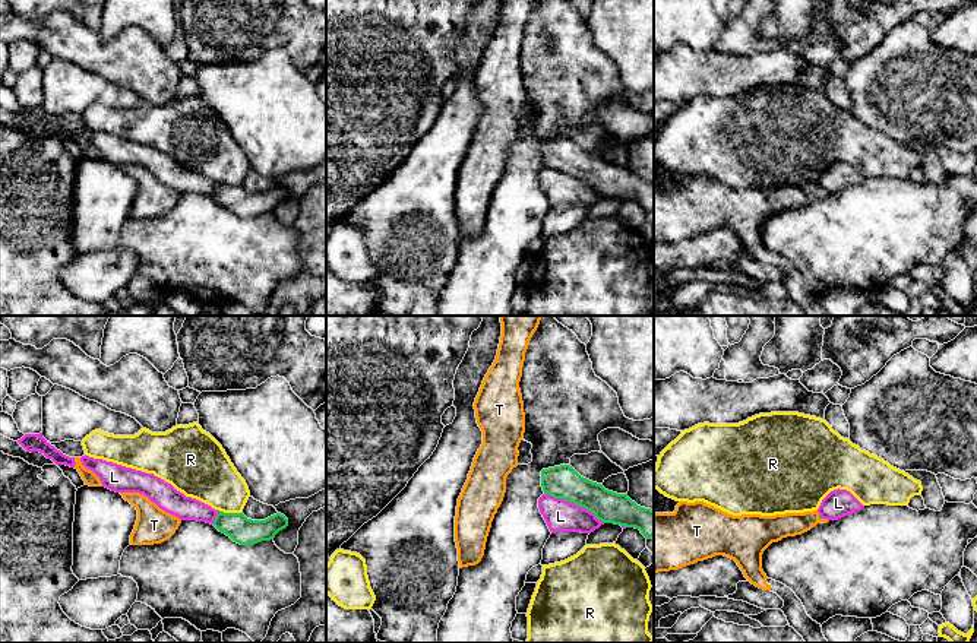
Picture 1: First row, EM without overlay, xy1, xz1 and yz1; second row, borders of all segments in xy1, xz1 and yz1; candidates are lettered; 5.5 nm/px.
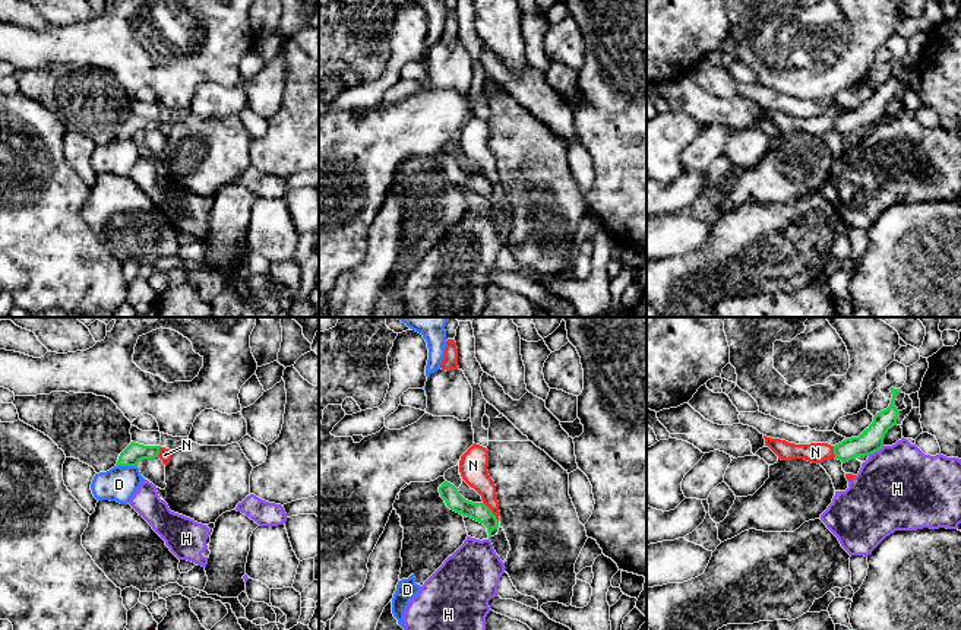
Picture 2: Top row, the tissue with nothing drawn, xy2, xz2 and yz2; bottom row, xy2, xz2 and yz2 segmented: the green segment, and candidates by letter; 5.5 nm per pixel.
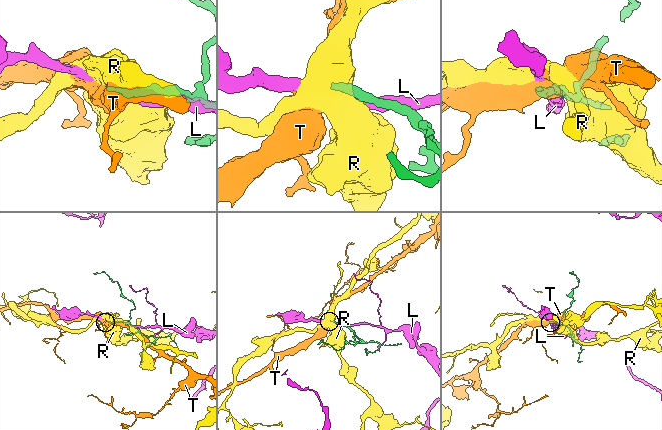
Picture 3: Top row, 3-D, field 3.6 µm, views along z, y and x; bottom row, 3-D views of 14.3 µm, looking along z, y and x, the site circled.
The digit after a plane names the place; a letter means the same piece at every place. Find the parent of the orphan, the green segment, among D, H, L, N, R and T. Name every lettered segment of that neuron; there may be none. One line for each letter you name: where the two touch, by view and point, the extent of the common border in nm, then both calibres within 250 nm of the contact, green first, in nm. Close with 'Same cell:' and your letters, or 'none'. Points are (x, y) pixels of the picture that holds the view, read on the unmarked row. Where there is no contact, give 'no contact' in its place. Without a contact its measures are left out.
T: meets green in yz1 at (819, 190); contact 40 nm long; 20 nm thick on the green side, 140 nm on the other
Same cell: T

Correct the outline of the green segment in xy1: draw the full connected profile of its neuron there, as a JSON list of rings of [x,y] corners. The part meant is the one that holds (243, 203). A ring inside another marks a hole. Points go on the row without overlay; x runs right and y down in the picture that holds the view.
[[[219,184],[214,199],[240,218],[254,218],[274,212],[279,203],[288,199],[288,191],[276,186],[265,193],[252,193],[243,186]]]

